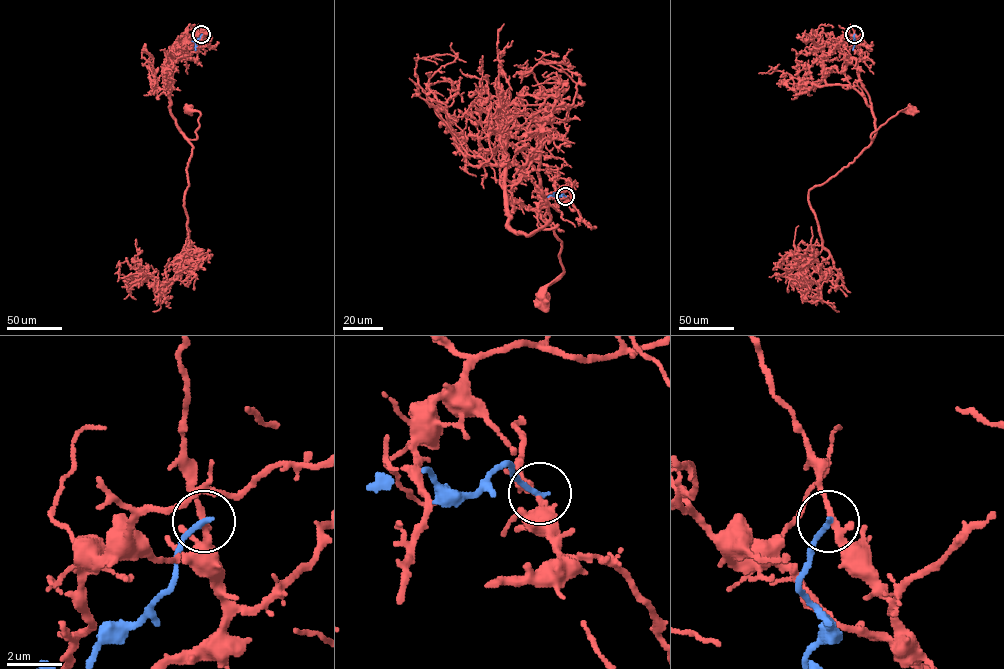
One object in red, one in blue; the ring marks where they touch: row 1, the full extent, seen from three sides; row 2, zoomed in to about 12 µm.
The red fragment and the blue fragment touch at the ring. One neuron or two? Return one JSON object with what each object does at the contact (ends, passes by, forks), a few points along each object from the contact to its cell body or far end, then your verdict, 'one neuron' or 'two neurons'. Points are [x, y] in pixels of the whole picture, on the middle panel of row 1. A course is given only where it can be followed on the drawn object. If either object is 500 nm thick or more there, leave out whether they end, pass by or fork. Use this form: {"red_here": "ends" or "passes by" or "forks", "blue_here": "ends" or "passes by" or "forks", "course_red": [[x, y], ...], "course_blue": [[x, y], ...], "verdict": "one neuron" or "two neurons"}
{"red_here": "passes by", "blue_here": "ends", "course_red": [[565, 196], [537, 209], [510, 201], [510, 228], [531, 235], [557, 225], [563, 271], [543, 298]], "course_blue": [[565, 196], [554, 195], [553, 192]], "verdict": "two neurons"}

